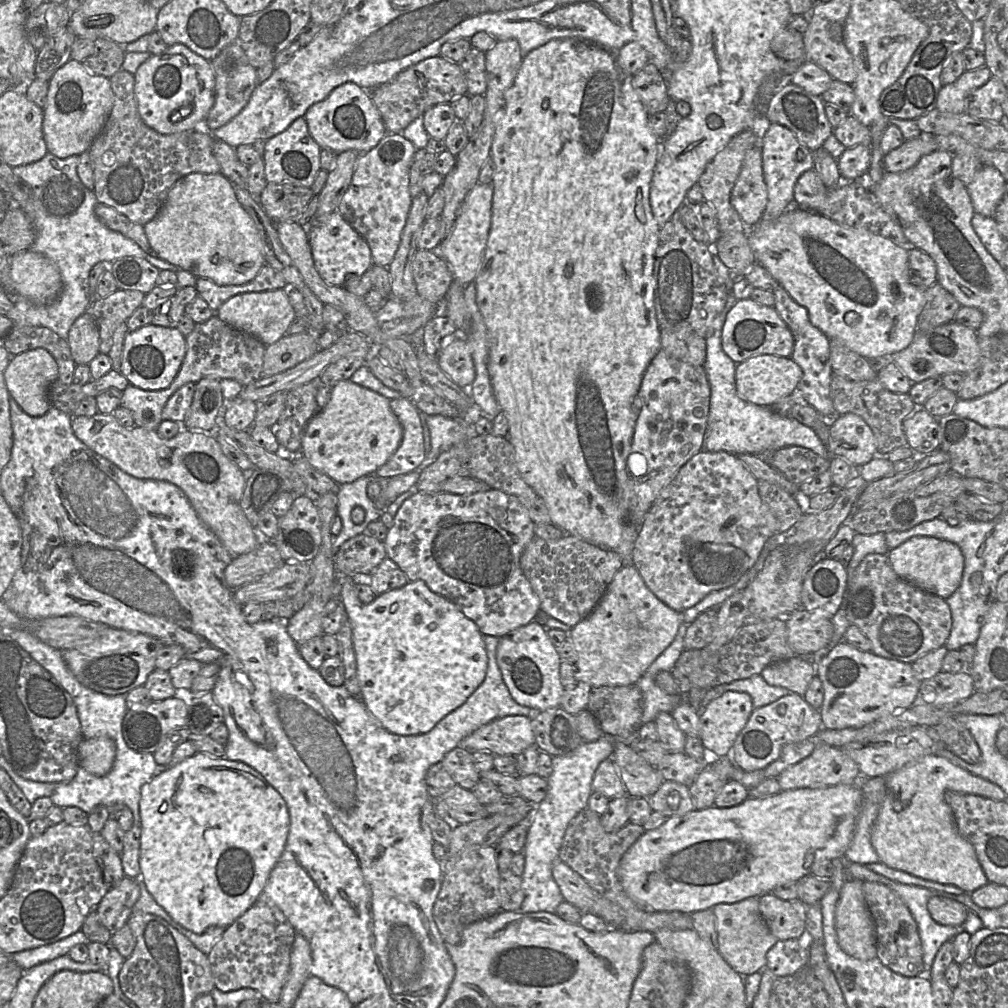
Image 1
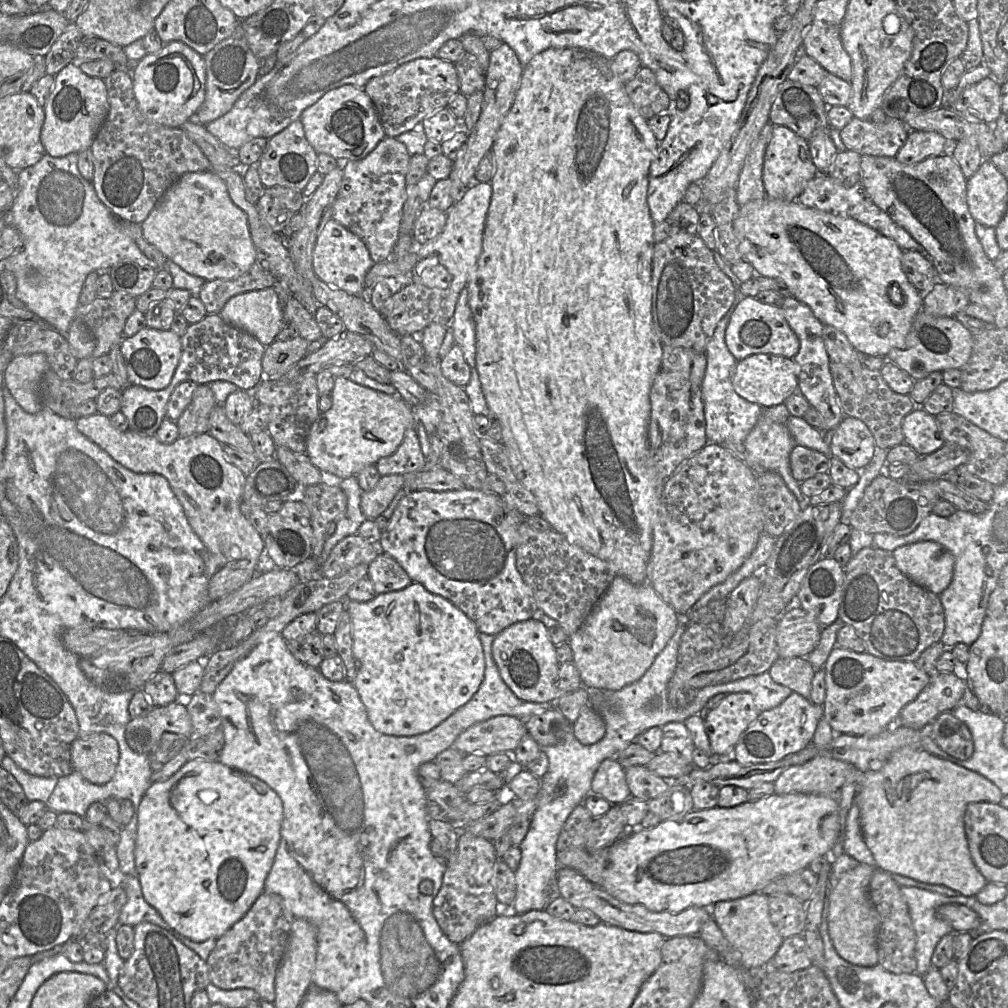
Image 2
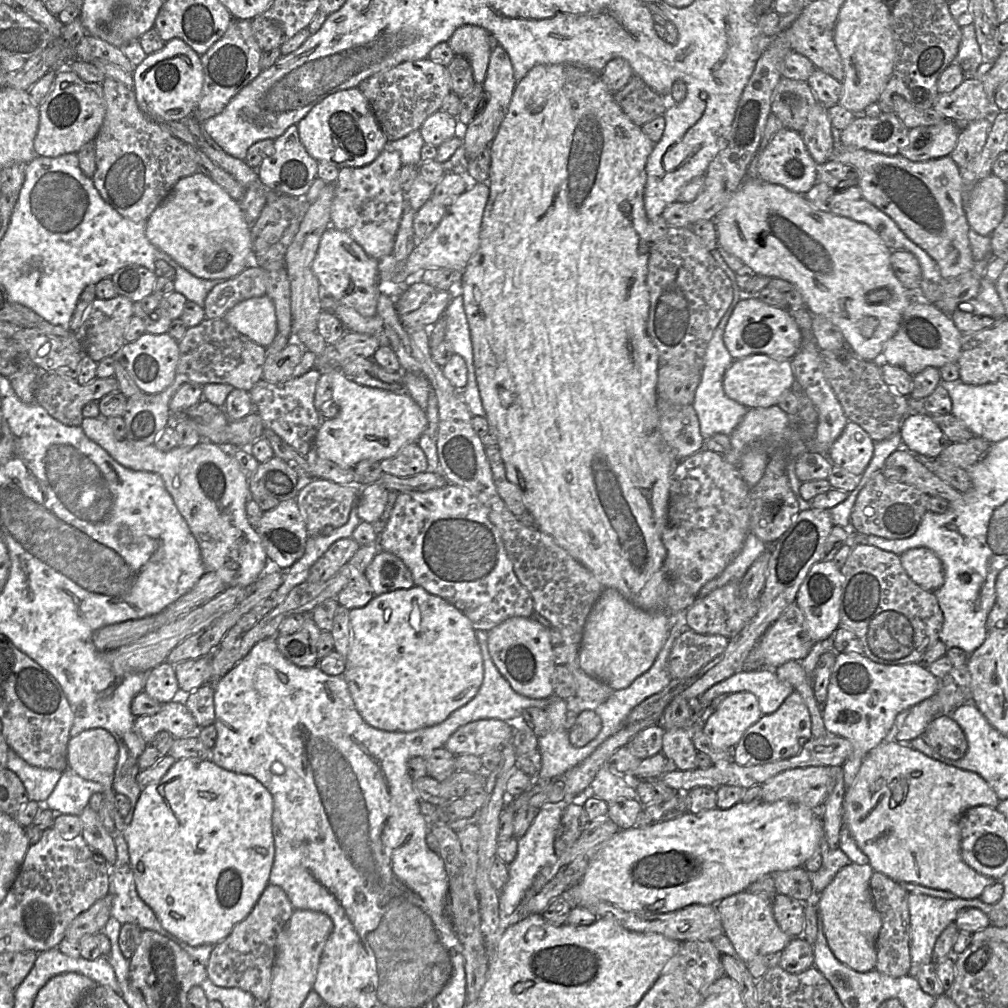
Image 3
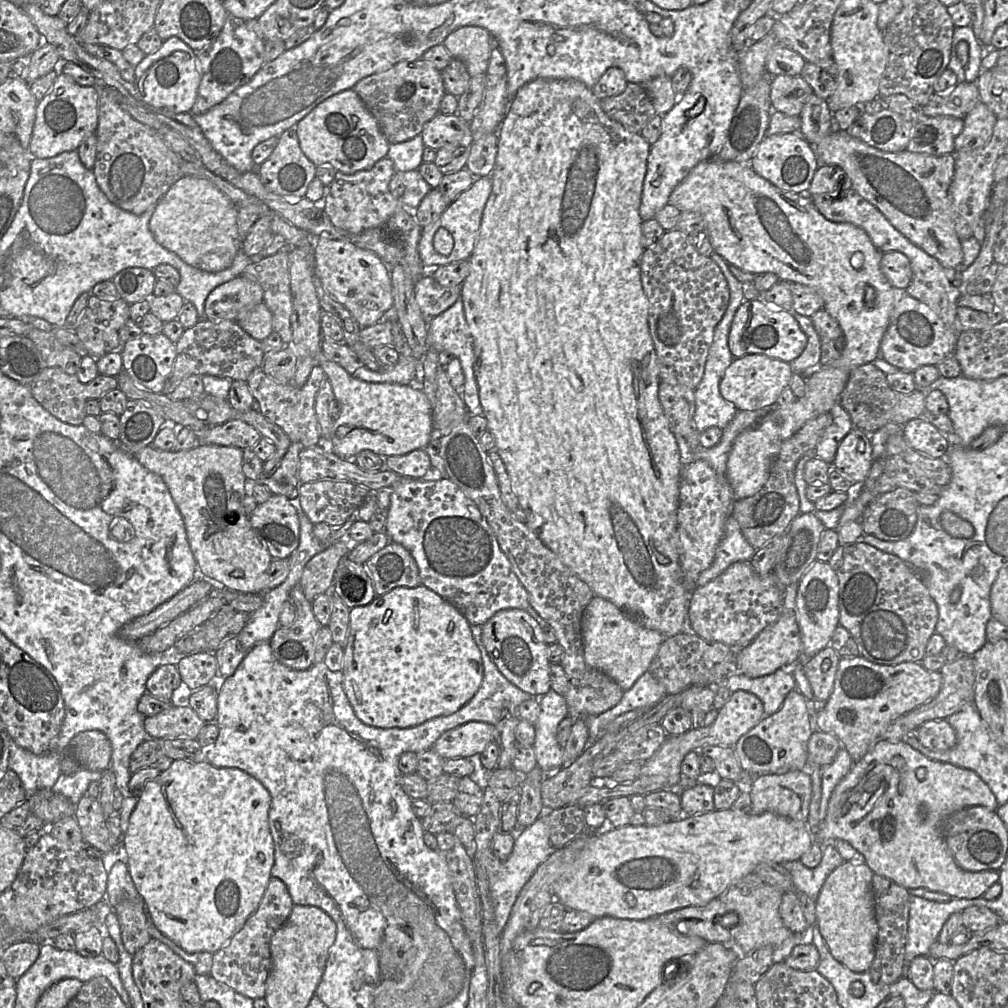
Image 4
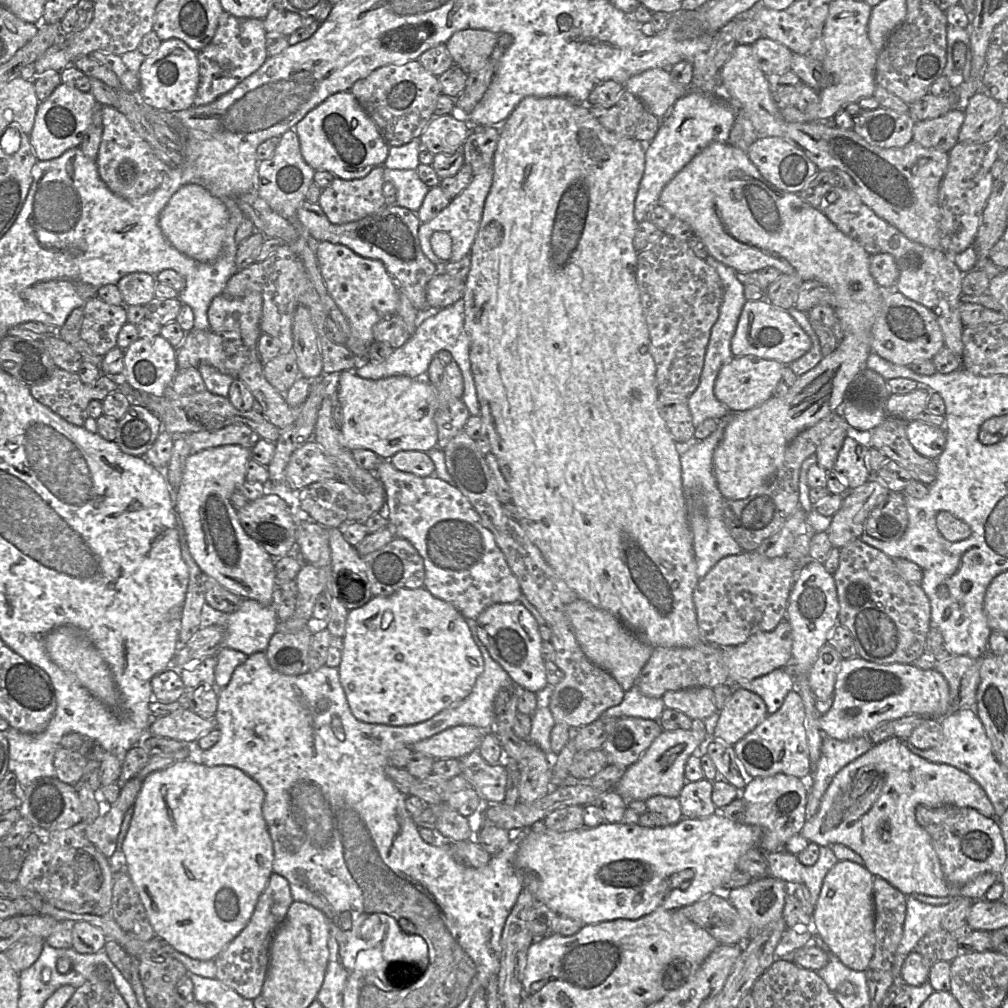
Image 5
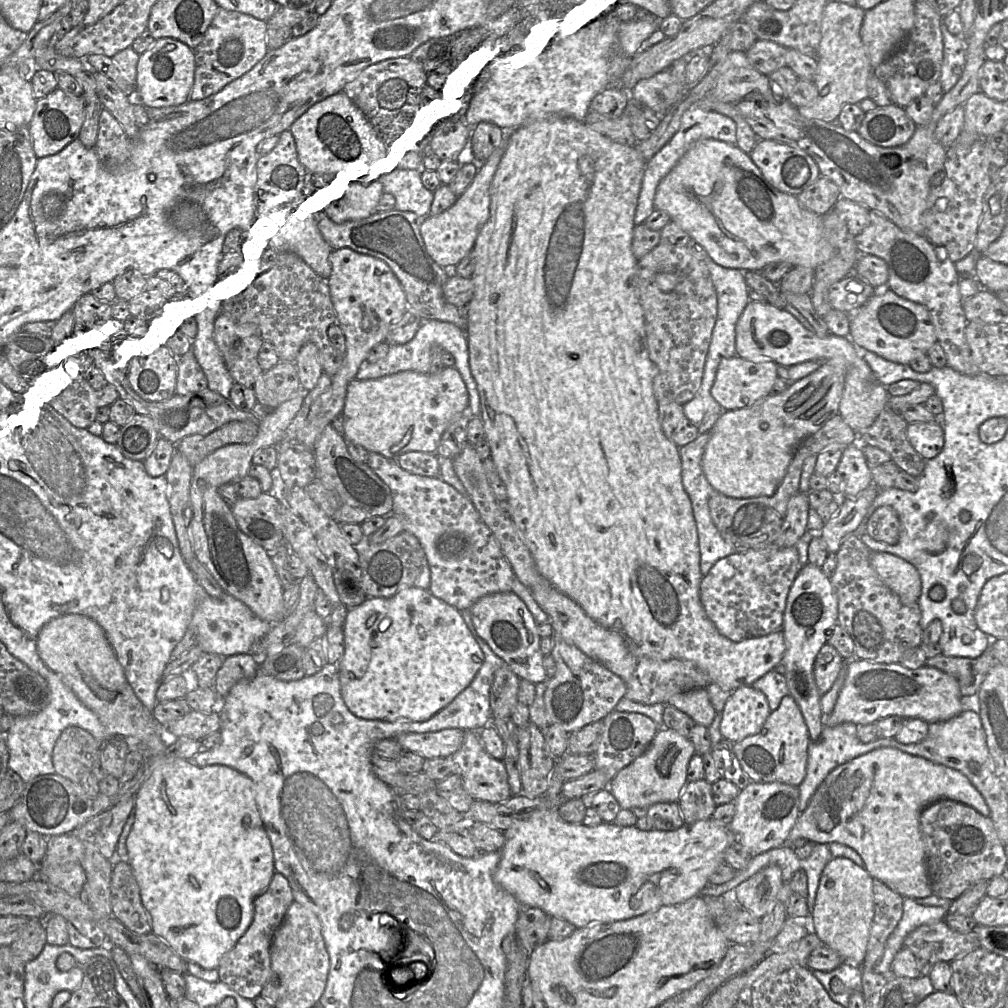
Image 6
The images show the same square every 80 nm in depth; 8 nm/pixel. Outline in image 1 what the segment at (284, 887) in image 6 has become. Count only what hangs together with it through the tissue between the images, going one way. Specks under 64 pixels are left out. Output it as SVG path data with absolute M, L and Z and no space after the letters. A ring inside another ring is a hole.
M256 900L224 932L207 955L214 986L223 992L243 987L253 988L262 994L263 1000L278 1002L290 970L290 954L296 933L283 912L272 902Z

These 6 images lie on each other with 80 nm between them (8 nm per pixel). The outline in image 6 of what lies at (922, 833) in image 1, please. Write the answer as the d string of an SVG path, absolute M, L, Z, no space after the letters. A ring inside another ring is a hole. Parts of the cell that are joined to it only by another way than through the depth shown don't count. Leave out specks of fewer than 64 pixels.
M897 748L875 749L839 765L826 776L807 807L800 812L785 845L792 847L800 838L818 844L837 842L846 845L861 856L866 870L874 879L884 882L903 897L926 898L933 895L933 890L926 868L920 815L927 806L941 799L968 805L990 818L990 809L985 799L961 772Z

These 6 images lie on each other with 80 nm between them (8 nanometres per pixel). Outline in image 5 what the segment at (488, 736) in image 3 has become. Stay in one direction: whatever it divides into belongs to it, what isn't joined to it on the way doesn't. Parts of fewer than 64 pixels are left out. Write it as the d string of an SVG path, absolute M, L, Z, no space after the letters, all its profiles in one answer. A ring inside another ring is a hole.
M470 725L455 726L409 747L413 751L422 752L434 759L461 759L479 750L484 732Z

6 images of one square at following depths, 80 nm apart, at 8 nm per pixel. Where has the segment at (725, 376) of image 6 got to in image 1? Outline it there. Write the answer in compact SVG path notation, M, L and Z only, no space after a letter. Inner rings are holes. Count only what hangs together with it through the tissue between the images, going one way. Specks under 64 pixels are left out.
M762 354L738 363L735 377L737 391L744 400L771 407L797 390L803 371L791 357Z

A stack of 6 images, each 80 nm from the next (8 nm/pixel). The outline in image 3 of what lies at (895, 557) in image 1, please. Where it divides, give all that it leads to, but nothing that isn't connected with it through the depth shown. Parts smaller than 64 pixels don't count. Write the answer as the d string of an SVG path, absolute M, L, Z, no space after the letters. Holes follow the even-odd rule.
M909 549L900 555L900 561L908 576L922 589L934 592L943 585L942 562L930 549Z

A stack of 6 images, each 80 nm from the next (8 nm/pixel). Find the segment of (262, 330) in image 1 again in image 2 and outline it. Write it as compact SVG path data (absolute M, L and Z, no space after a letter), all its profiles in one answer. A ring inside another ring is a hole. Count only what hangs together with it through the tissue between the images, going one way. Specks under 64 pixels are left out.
M273 287L233 296L219 315L225 322L255 336L265 347L275 341L285 320Z

